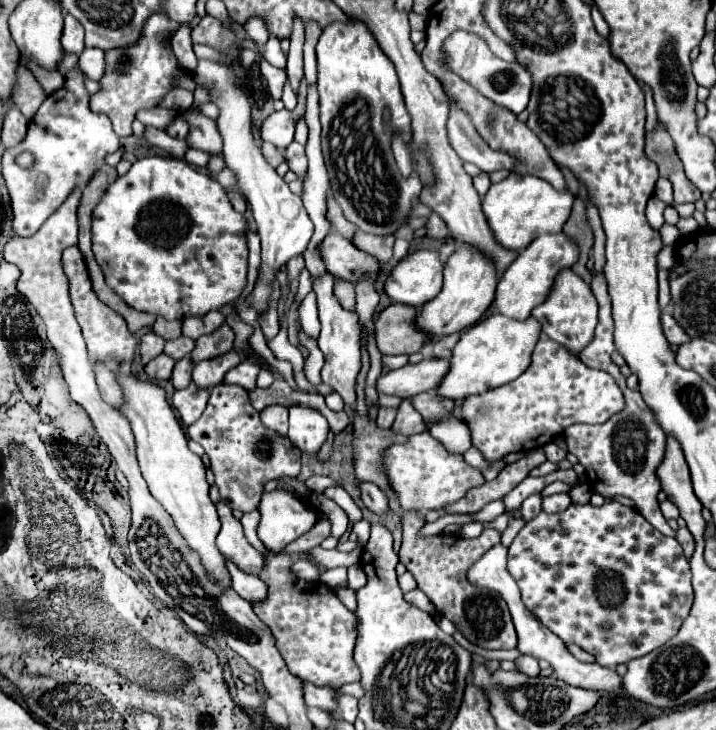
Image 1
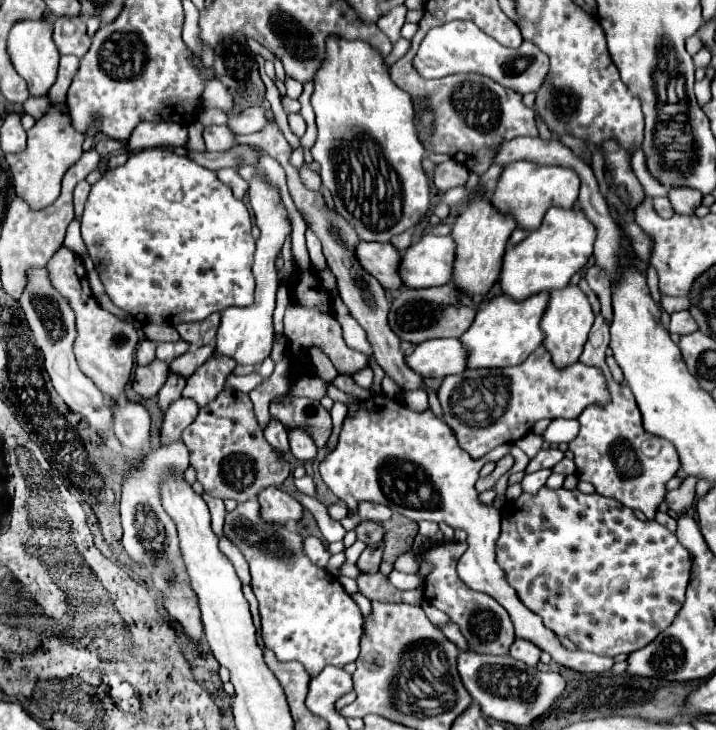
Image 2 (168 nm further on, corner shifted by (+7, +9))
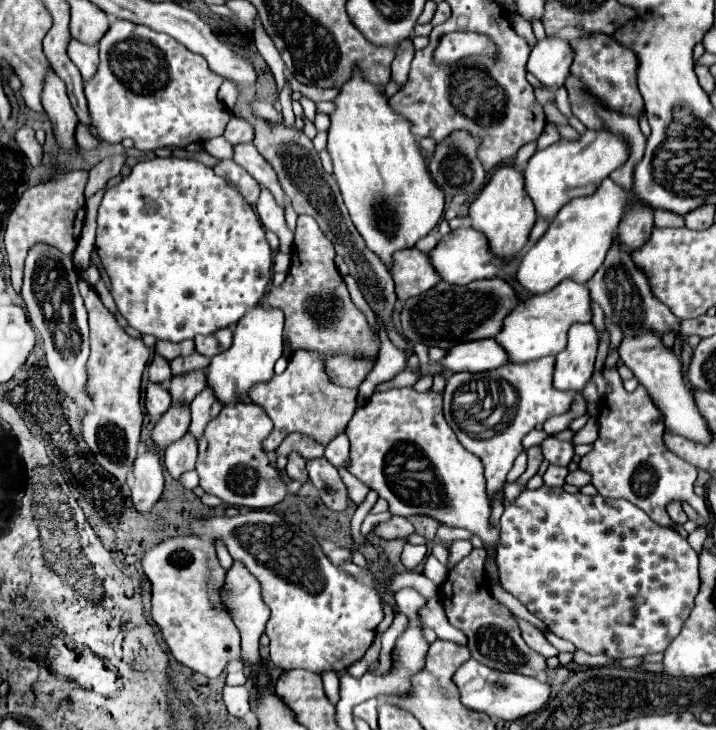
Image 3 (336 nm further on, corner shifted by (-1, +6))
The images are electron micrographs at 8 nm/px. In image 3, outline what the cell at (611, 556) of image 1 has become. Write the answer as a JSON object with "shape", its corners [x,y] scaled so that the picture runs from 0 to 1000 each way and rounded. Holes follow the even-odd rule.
{"shape":[[[754,666],[749,671],[729,671],[729,677],[707,690],[704,704],[698,710],[698,740],[696,740],[696,762],[693,773],[698,781],[698,800],[707,811],[721,816],[737,838],[743,838],[749,847],[754,847],[768,866],[777,871],[796,877],[804,888],[821,893],[821,896],[846,896],[852,901],[880,901],[880,899],[902,899],[913,893],[927,893],[927,888],[947,871],[953,855],[958,852],[958,844],[969,833],[969,819],[978,805],[978,789],[975,789],[975,759],[964,751],[961,740],[950,734],[950,729],[939,721],[925,723],[922,718],[913,718],[897,699],[891,699],[885,690],[874,685],[846,685],[838,677],[818,679],[813,674],[793,677],[785,668],[768,668]]]}

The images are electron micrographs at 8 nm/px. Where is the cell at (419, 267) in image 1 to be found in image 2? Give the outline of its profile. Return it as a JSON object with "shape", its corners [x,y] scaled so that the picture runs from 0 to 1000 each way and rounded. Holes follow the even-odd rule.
{"shape":[[[592,322],[561,349],[559,379],[573,396],[623,390],[631,382],[634,355],[637,338],[628,322]]]}

